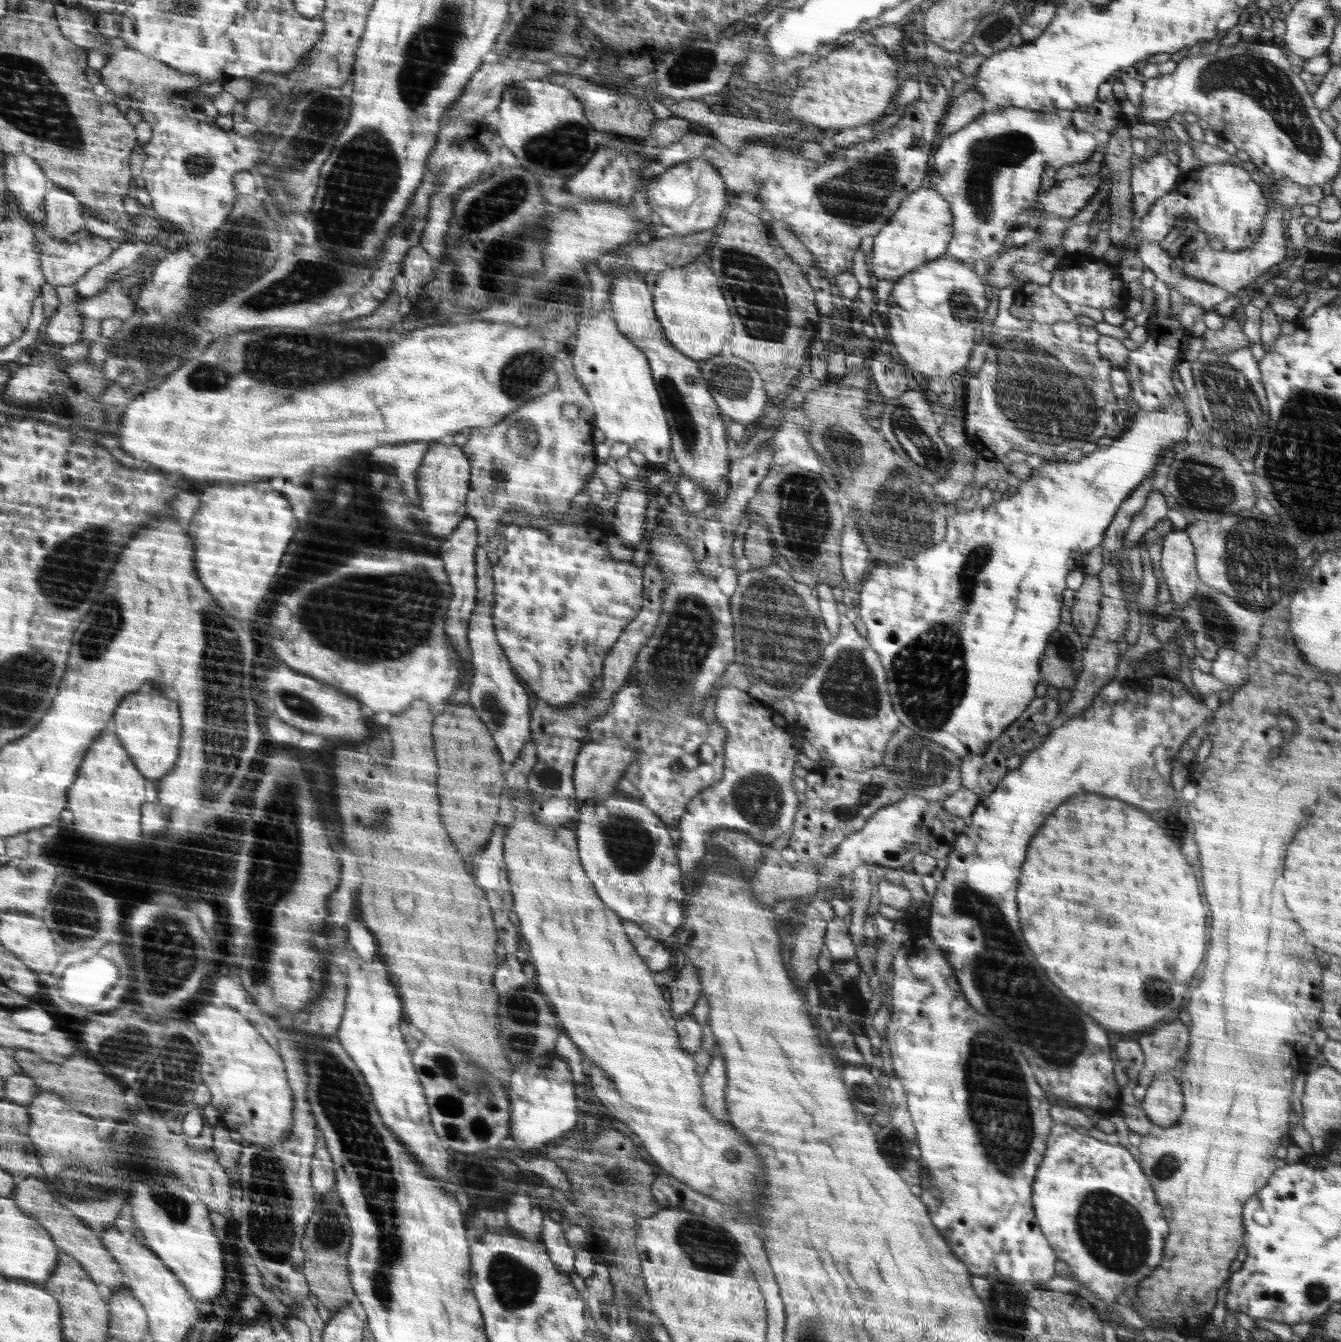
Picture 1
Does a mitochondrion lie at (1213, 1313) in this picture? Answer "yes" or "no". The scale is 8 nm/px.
no

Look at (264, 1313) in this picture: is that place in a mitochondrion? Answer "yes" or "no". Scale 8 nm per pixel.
no

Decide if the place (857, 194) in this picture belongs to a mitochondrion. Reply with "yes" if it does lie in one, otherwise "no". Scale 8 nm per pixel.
yes

